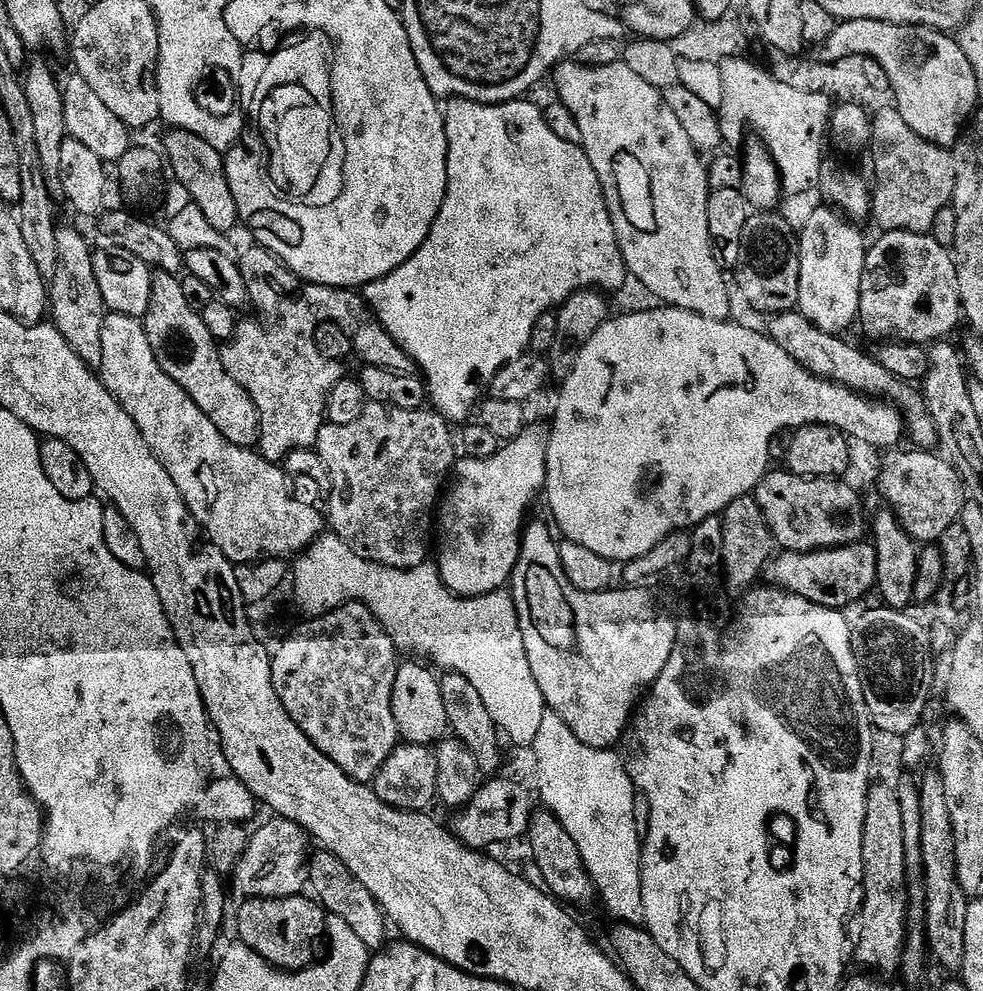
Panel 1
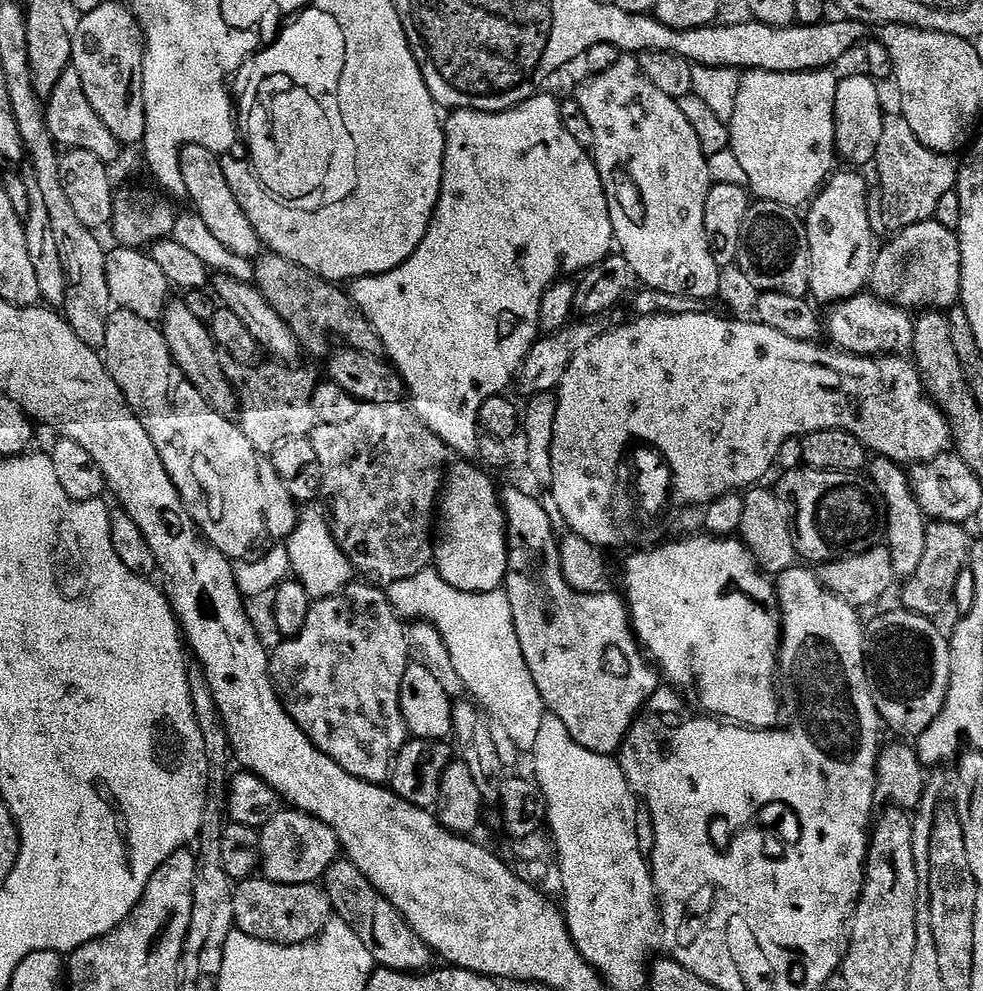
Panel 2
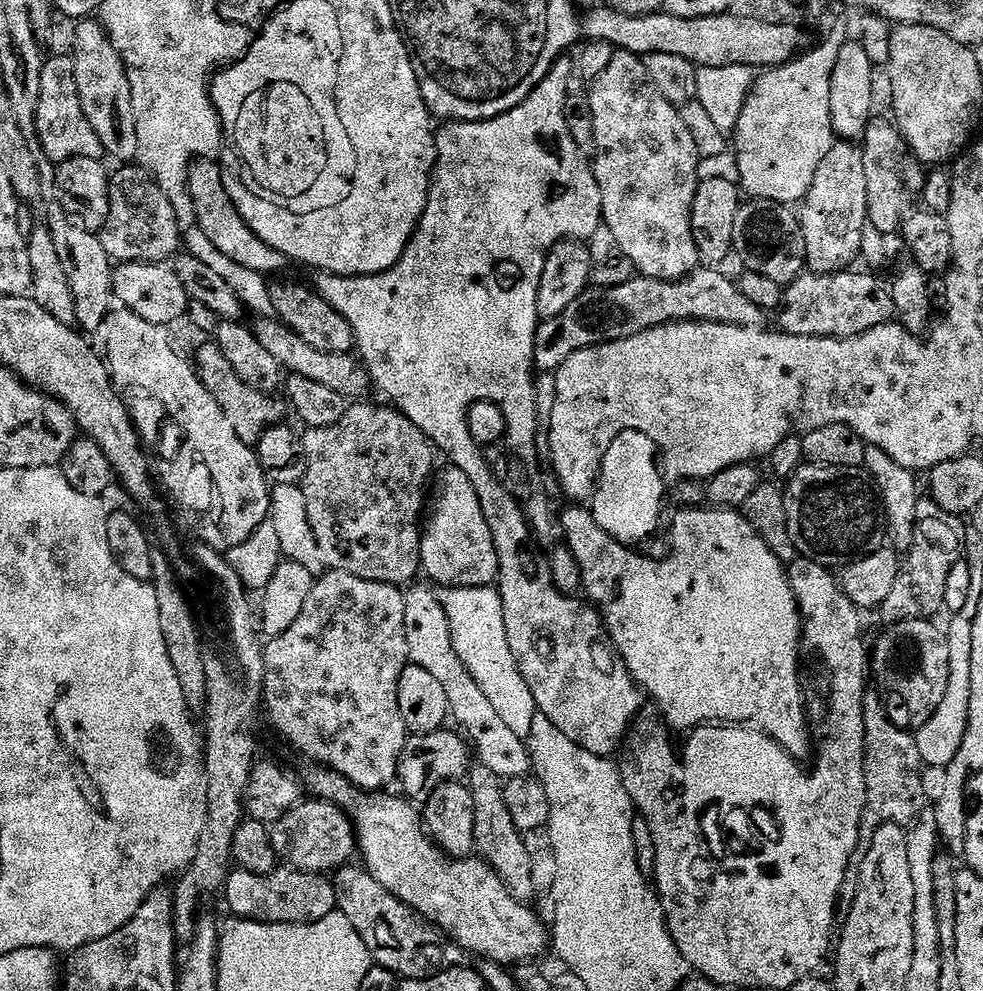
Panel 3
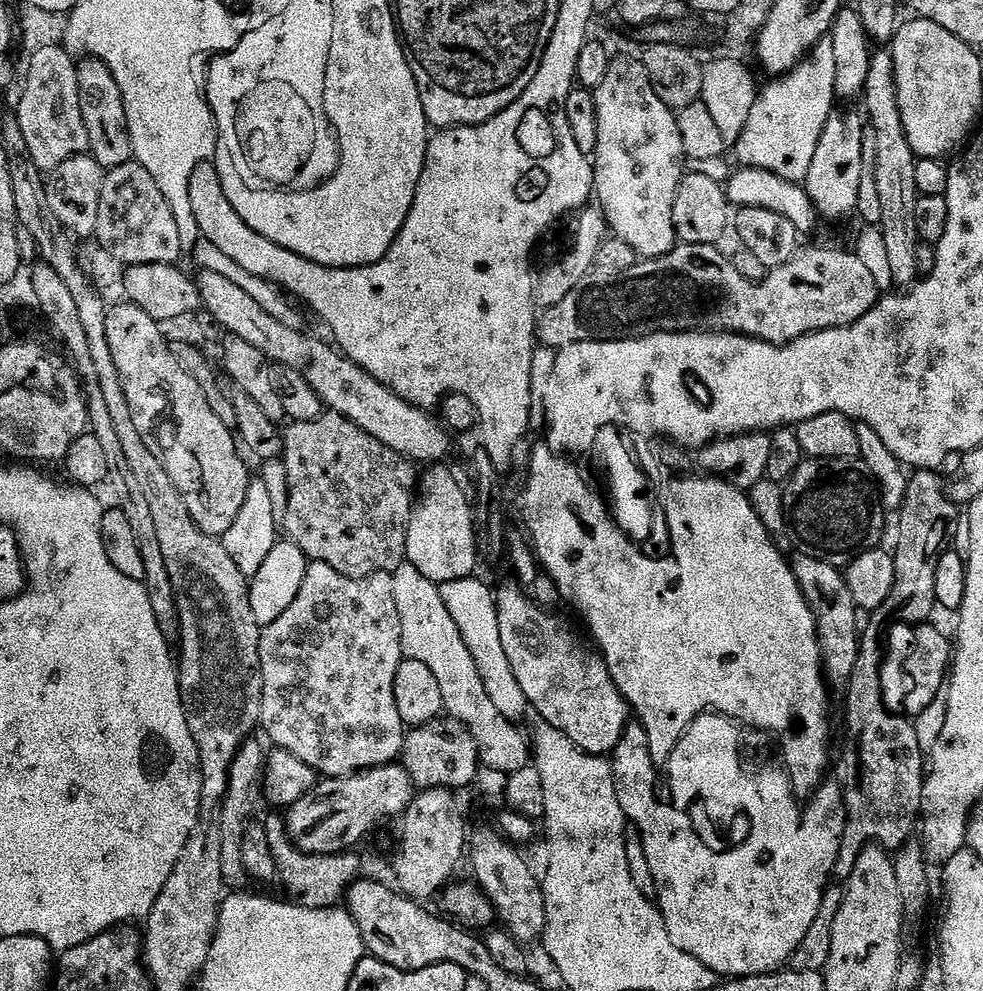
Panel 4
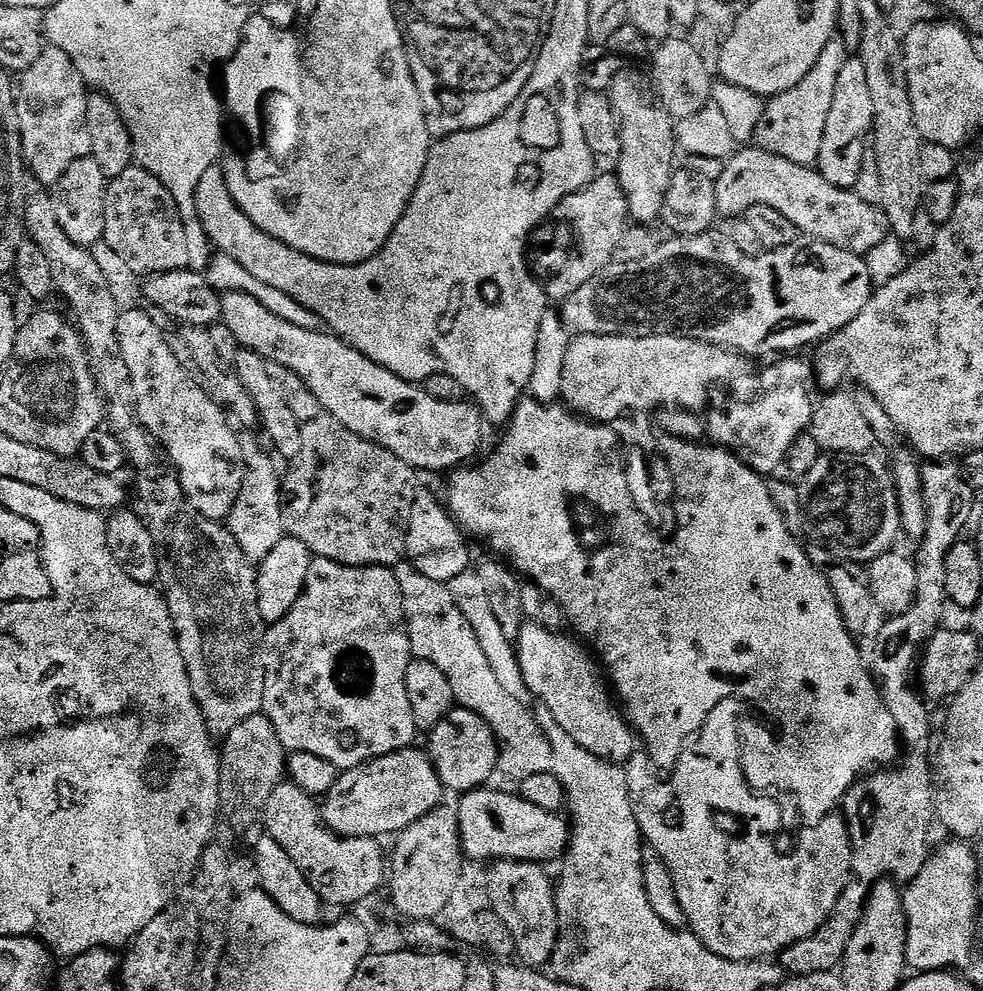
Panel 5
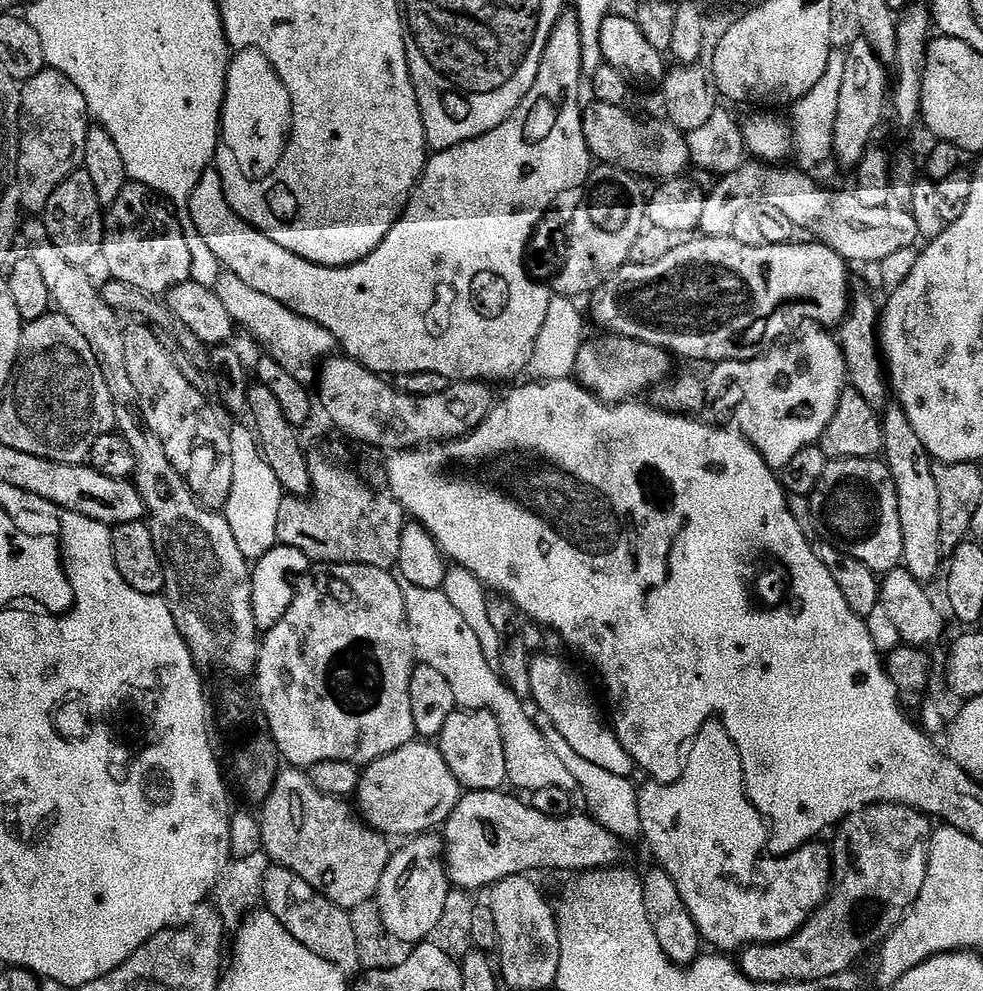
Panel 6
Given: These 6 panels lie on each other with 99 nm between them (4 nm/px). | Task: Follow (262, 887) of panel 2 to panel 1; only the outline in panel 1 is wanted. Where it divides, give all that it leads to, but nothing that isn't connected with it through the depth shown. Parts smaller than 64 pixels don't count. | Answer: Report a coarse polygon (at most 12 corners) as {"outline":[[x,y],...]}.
{"outline":[[307,895],[245,899],[239,939],[274,968],[301,972],[326,932]]}

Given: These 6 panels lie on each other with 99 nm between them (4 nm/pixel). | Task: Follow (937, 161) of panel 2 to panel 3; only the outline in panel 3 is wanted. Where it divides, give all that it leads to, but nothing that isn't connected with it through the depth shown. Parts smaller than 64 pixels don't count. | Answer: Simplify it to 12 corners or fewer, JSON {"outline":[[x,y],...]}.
{"outline":[[870,120],[862,139],[870,222],[899,233],[925,165],[899,127]]}

